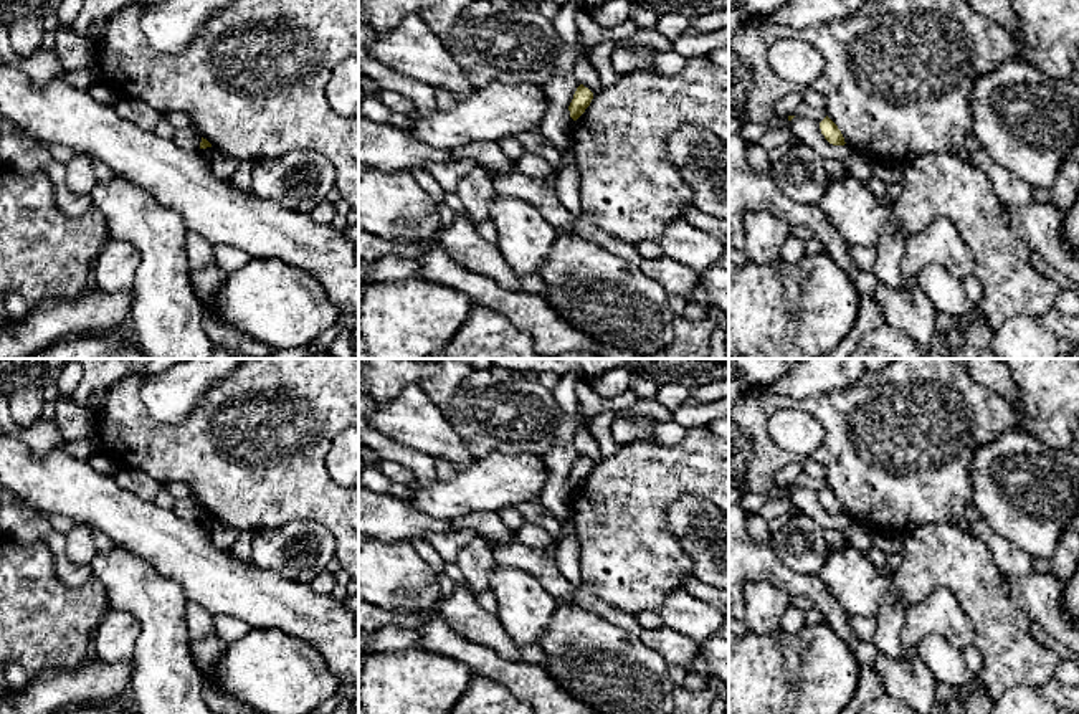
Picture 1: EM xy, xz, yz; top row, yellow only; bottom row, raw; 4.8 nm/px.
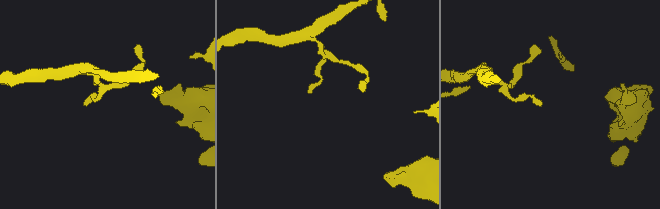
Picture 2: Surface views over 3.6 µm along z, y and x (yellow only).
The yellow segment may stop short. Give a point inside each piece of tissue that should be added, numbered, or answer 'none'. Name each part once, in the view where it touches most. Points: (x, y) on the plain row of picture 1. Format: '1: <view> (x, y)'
none

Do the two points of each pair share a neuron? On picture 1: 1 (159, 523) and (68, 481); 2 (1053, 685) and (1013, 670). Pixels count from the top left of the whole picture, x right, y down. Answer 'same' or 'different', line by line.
1: same
2: different

